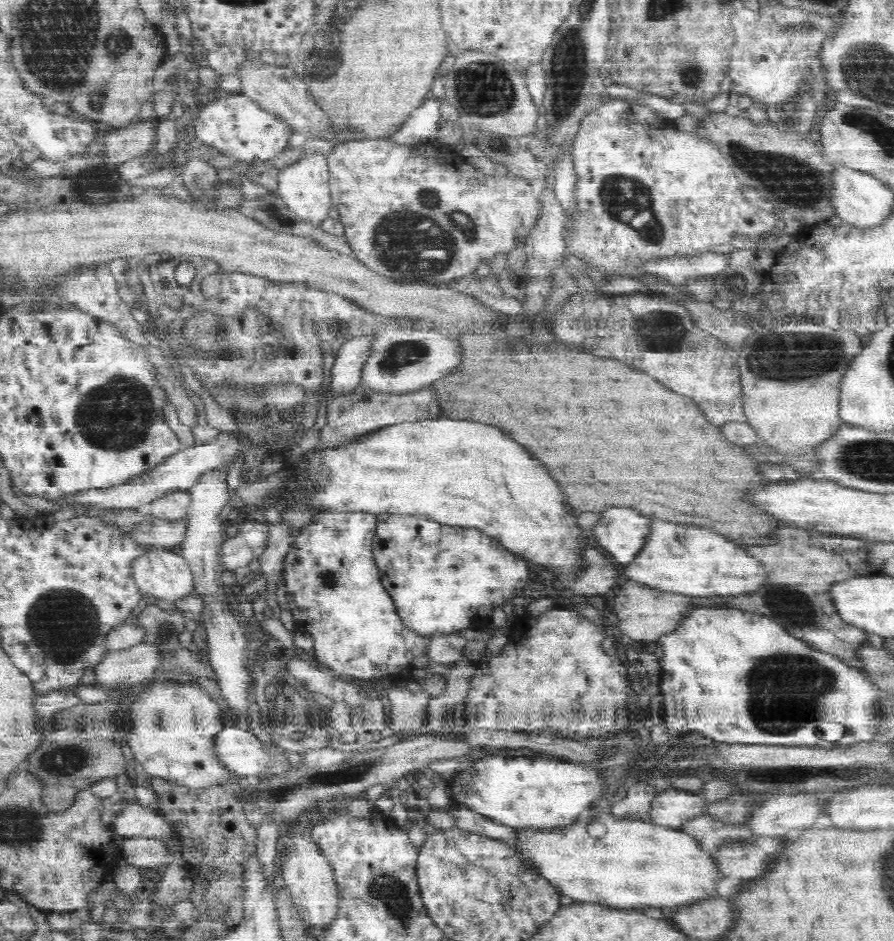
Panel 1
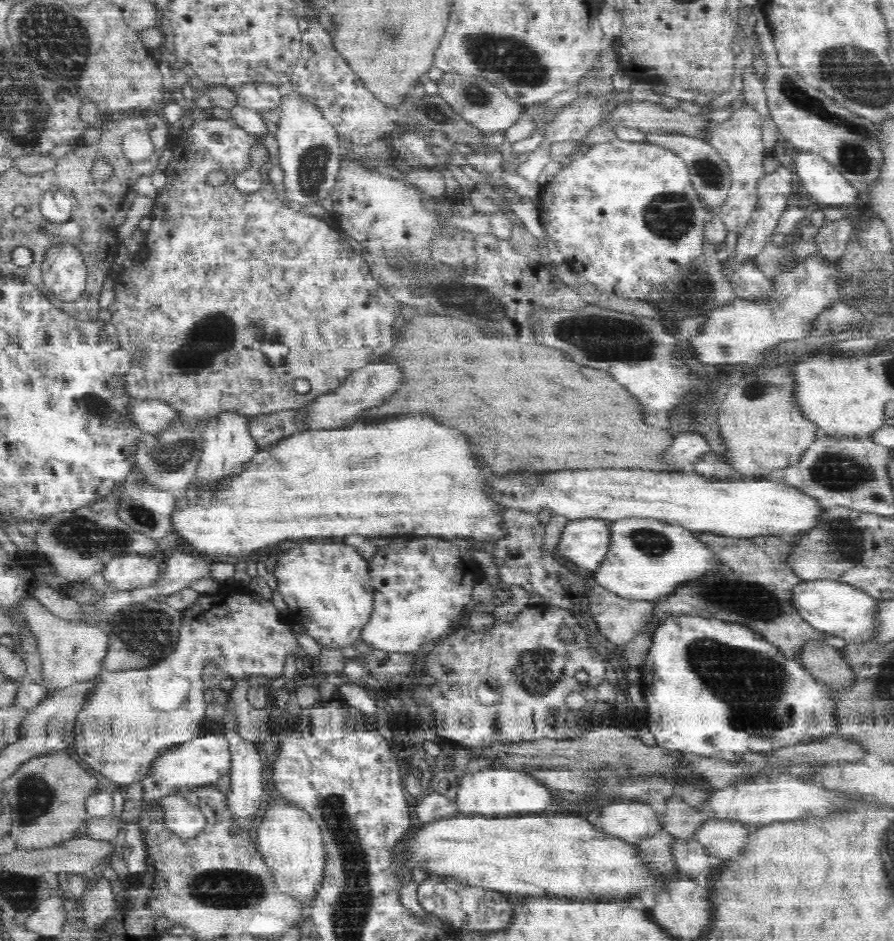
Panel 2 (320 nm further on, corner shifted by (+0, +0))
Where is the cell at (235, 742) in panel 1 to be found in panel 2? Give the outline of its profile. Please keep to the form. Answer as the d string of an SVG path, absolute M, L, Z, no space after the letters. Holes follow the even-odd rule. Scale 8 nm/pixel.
M220 732L206 733L194 740L189 740L184 744L171 748L165 752L160 759L154 763L153 771L143 778L142 788L144 789L144 798L139 805L144 806L144 810L138 810L138 813L144 813L144 817L149 818L149 813L153 813L156 804L167 795L174 794L173 789L179 787L196 787L199 785L216 784L219 778L226 776L231 771L231 750L229 749L229 742L227 738Z

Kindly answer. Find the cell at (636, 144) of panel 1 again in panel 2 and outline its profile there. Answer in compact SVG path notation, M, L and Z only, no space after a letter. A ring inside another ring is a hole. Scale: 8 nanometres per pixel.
M618 138L592 145L586 152L576 152L575 156L554 176L553 181L550 184L543 185L537 209L548 238L556 244L558 252L563 254L564 261L582 277L584 284L588 287L598 288L600 293L610 292L612 294L614 292L622 298L630 298L631 300L647 299L646 296L651 298L652 294L657 292L657 290L654 290L656 286L662 288L665 282L684 270L684 267L691 260L703 255L706 242L705 232L712 222L712 218L716 218L716 210L718 210L718 208L712 208L706 202L702 202L700 193L696 192L692 180L690 180L688 165L680 155L650 141L630 142Z

